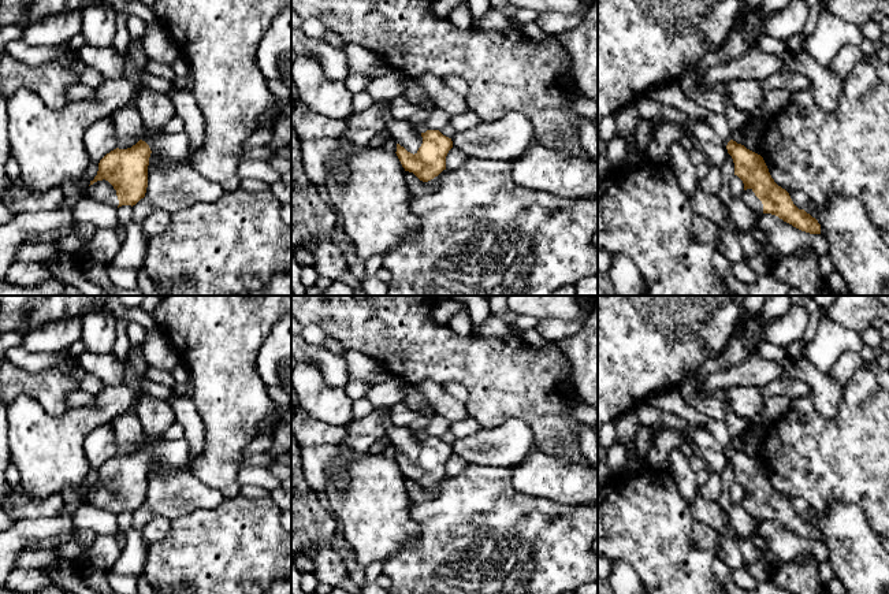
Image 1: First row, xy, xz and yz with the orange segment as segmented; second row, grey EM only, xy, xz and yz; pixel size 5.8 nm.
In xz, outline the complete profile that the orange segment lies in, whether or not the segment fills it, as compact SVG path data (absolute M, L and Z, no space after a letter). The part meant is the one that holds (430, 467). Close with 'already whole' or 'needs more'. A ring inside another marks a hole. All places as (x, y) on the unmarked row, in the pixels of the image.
M390 409L375 412L382 417L386 435L397 449L397 463L405 478L413 479L420 487L428 489L446 476L446 463L453 454L451 445L439 437L417 439L409 427L393 424Z | needs more

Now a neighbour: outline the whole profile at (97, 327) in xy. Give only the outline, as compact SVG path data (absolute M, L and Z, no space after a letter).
M107 308L83 316L81 341L85 344L86 352L97 354L112 353L115 327L115 316Z

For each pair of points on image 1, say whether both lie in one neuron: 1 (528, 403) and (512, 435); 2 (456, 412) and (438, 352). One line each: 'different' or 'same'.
1: different
2: different

